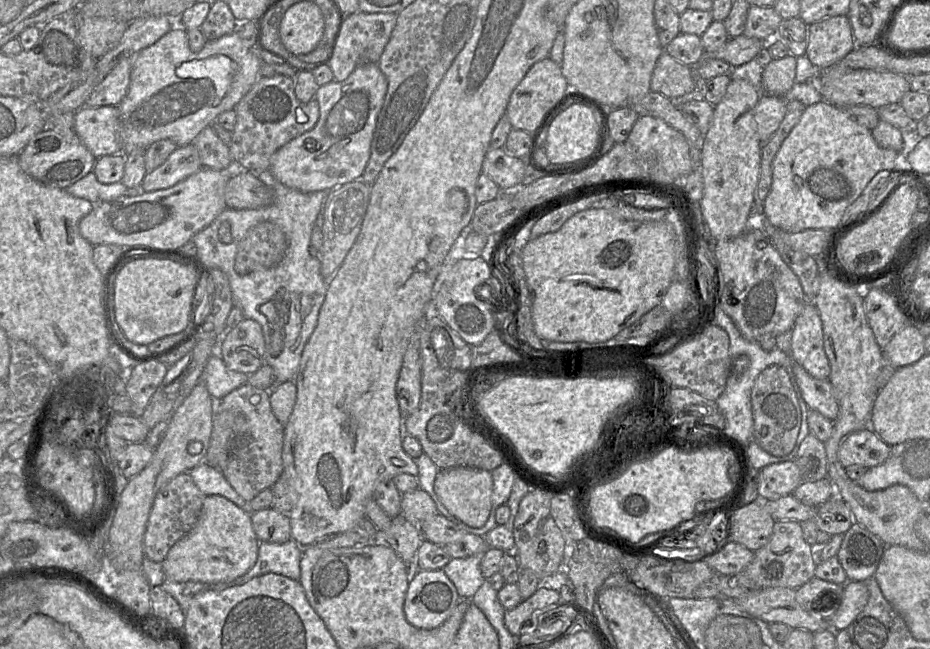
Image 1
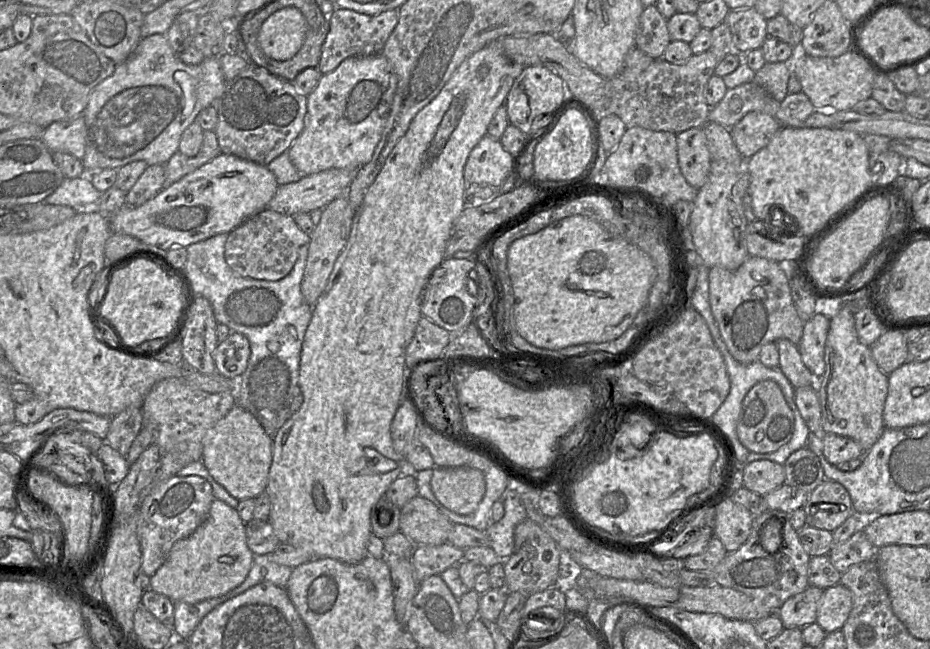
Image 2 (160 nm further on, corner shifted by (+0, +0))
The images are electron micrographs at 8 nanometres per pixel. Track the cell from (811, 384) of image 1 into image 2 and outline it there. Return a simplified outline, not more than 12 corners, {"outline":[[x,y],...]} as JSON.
{"outline":[[776,342],[779,367],[794,388],[812,386],[820,377],[804,365],[797,345]]}

